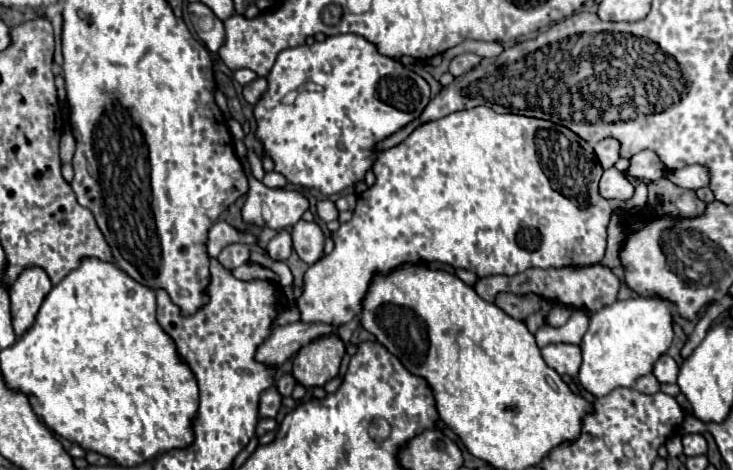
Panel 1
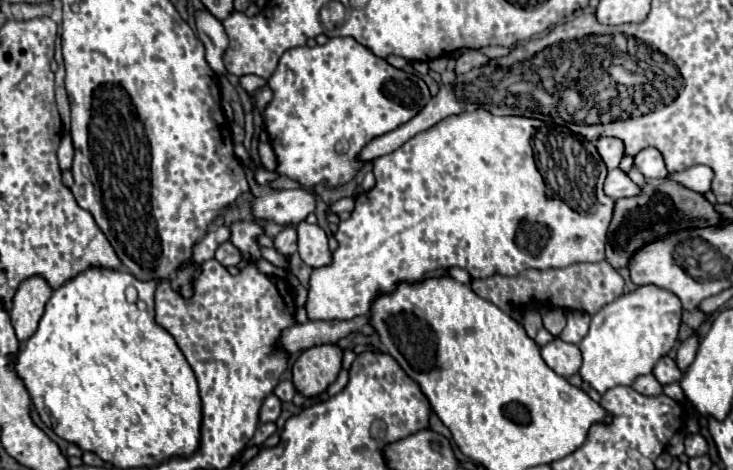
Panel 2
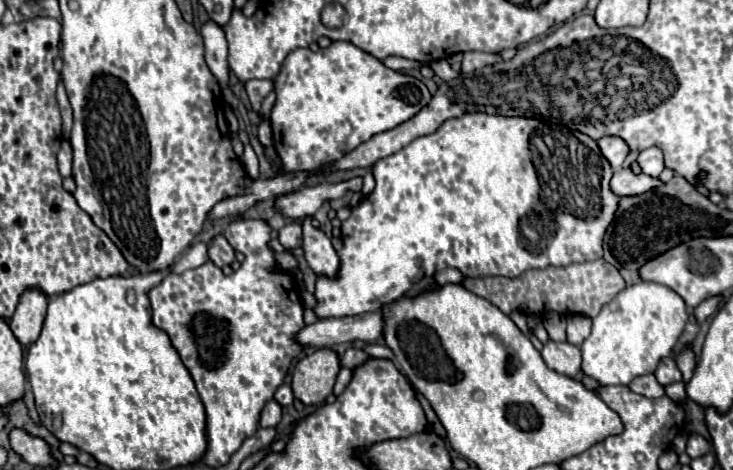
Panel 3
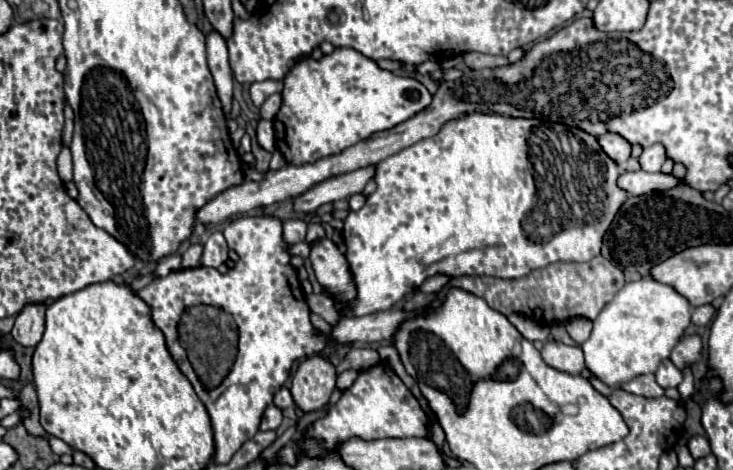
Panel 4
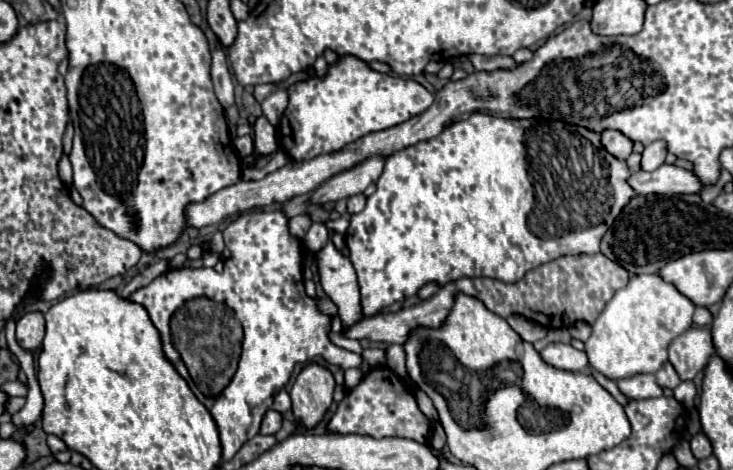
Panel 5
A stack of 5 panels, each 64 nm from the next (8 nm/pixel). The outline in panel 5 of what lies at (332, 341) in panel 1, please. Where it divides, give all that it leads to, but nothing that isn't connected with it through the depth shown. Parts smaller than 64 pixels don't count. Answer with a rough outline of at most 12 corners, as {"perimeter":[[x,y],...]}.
{"perimeter":[[306,364],[290,390],[294,416],[316,426],[332,404],[328,368]]}

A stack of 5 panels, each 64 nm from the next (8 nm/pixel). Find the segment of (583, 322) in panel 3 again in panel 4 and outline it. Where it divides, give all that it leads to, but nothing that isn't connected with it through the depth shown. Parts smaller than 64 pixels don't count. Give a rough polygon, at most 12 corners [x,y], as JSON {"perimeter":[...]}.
{"perimeter":[[574,317],[566,330],[576,344],[582,345],[592,332],[588,318]]}

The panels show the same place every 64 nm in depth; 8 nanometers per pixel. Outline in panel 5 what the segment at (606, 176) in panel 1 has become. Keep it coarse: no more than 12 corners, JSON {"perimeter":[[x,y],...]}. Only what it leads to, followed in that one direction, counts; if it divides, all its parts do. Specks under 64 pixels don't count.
{"perimeter":[[660,166],[628,178],[636,194],[702,192],[684,168]]}

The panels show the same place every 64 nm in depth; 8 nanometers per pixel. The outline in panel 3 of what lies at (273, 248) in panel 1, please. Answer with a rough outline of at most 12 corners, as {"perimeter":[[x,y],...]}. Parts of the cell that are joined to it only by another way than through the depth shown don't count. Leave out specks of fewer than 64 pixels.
{"perimeter":[[290,222],[278,232],[286,250],[300,246],[300,224]]}

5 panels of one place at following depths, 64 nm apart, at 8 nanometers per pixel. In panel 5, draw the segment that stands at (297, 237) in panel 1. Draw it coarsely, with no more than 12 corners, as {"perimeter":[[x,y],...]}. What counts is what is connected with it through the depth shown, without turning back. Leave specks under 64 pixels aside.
{"perimeter":[[328,240],[316,252],[320,284],[344,326],[362,318],[352,262]]}

